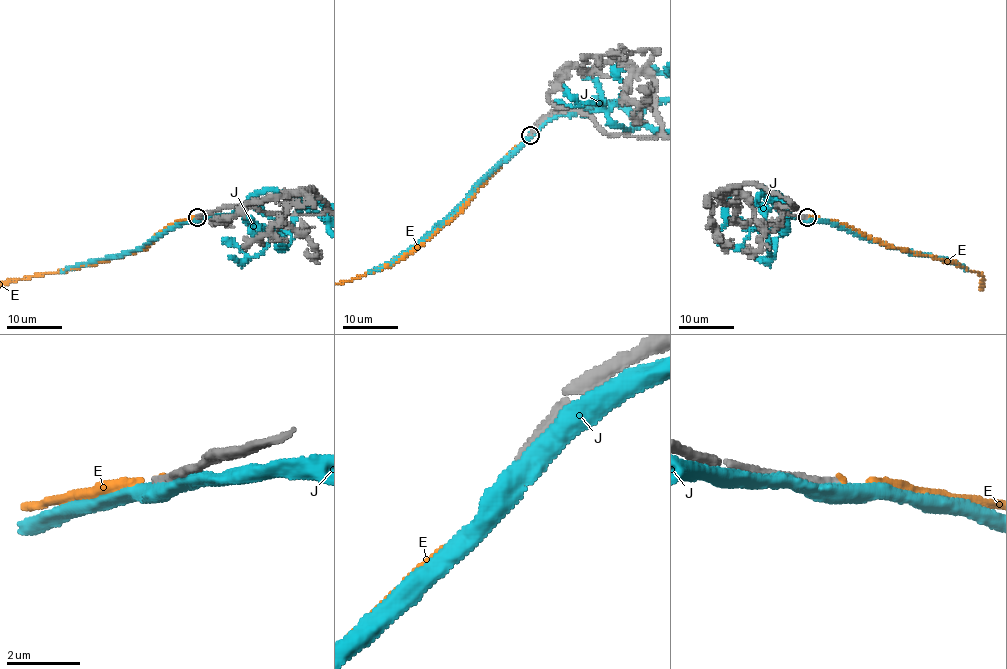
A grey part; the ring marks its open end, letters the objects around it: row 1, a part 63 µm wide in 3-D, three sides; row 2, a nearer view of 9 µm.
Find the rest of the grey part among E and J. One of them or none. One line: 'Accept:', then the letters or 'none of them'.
Accept: E

